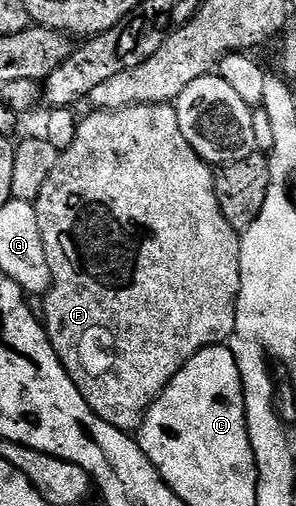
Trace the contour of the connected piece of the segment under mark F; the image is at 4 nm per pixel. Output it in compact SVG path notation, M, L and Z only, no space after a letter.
M134 104L116 112L91 110L88 113L87 117L82 117L79 120L79 129L73 138L73 146L69 146L59 154L59 165L51 171L45 186L41 186L41 194L33 202L35 213L37 214L37 222L41 226L41 238L45 242L45 258L49 258L49 270L51 271L51 289L42 297L43 312L41 311L41 319L46 327L47 337L57 354L57 358L61 358L61 362L65 366L69 378L73 378L77 390L81 390L81 398L85 398L85 402L89 402L91 409L102 420L109 422L109 426L117 426L117 430L135 434L138 433L139 427L143 425L145 414L150 410L153 401L163 393L165 386L178 374L181 366L185 366L185 362L189 362L189 358L193 358L193 354L197 354L201 349L208 348L214 344L230 341L235 329L235 307L237 306L237 294L241 286L241 246L239 245L241 236L240 233L233 230L233 226L229 224L225 214L221 212L221 206L217 202L217 194L215 193L215 172L212 165L203 161L193 150L193 146L189 146L189 142L185 142L185 134L181 134L181 126L177 122L177 114L171 104Z

